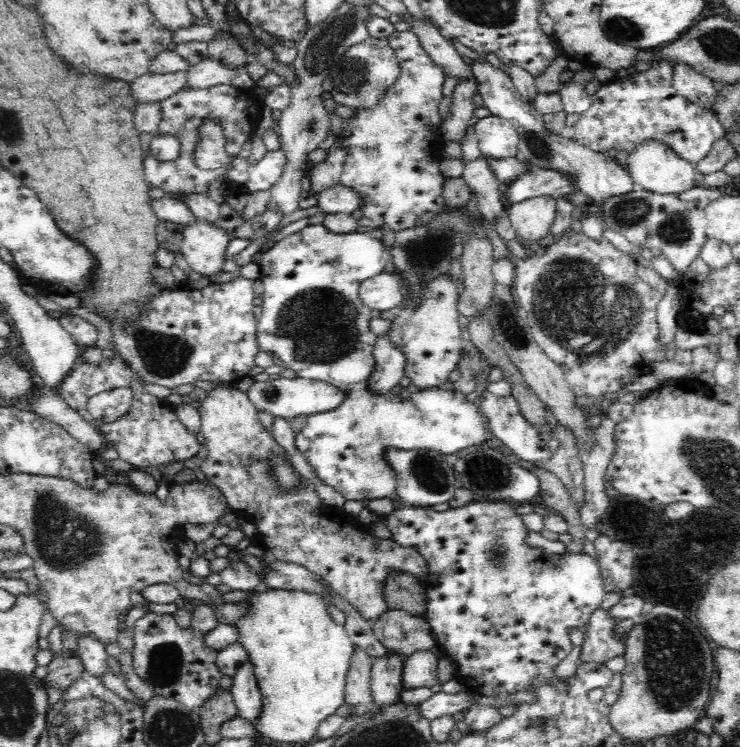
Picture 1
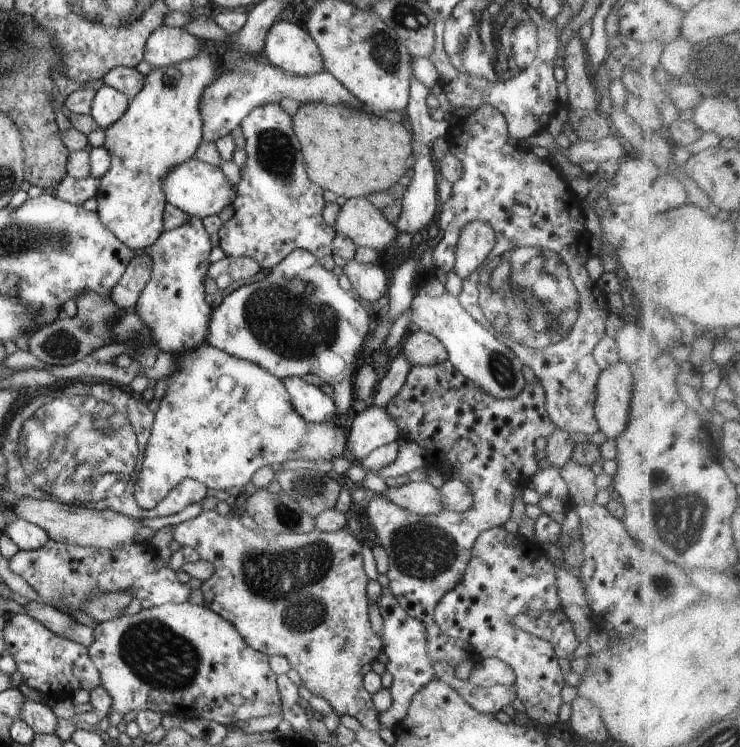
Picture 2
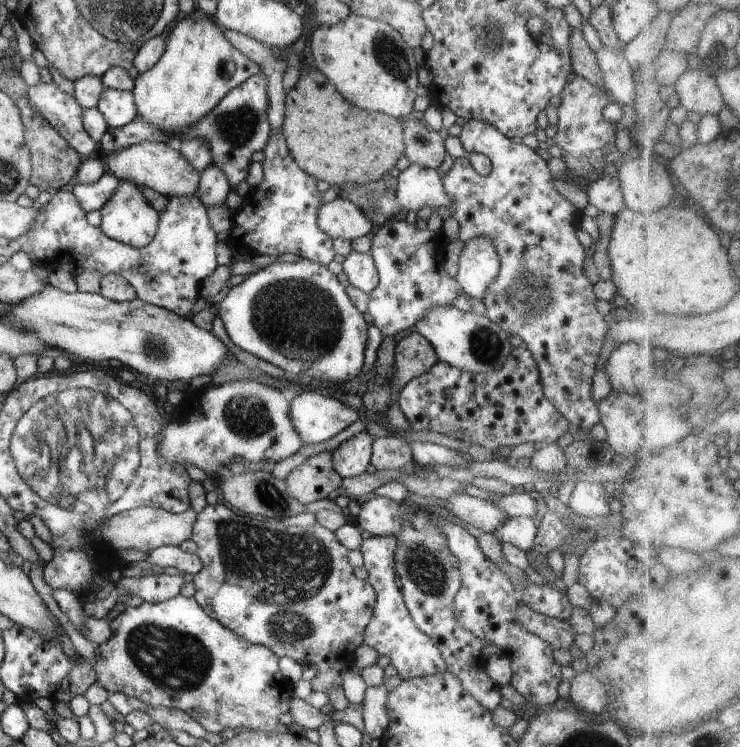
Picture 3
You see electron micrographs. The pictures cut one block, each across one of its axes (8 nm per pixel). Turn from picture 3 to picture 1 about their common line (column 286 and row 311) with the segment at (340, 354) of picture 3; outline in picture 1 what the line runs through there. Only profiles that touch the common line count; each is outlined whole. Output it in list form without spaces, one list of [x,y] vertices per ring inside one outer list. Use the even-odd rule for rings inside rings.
[[[324,223],[317,225],[306,225],[304,228],[296,233],[292,233],[282,240],[278,240],[272,247],[262,252],[262,259],[260,260],[260,279],[264,284],[264,293],[261,296],[263,299],[263,312],[262,316],[258,318],[258,328],[256,328],[256,339],[258,339],[258,349],[262,352],[276,354],[285,368],[290,368],[296,372],[296,376],[300,378],[322,381],[324,383],[332,384],[341,388],[341,392],[346,394],[346,399],[336,408],[329,412],[320,414],[314,414],[307,416],[307,423],[295,433],[295,445],[298,450],[301,451],[302,456],[309,460],[310,466],[313,466],[316,478],[319,478],[331,486],[334,490],[337,490],[340,494],[343,494],[345,500],[362,500],[370,501],[374,498],[390,498],[394,501],[398,499],[398,493],[396,493],[397,480],[393,468],[383,458],[383,452],[390,447],[394,449],[428,449],[441,455],[454,454],[463,448],[468,448],[474,444],[482,444],[486,438],[486,428],[484,427],[484,419],[480,415],[479,406],[475,402],[468,402],[463,393],[453,390],[442,390],[442,388],[430,388],[420,390],[420,388],[411,388],[411,395],[409,400],[403,400],[396,394],[388,394],[388,396],[375,396],[368,388],[368,382],[370,382],[370,376],[375,369],[375,358],[373,355],[374,346],[376,346],[377,336],[370,331],[370,316],[372,310],[363,304],[363,301],[359,296],[359,289],[362,282],[365,282],[367,278],[377,276],[386,270],[390,270],[392,261],[391,247],[388,247],[380,239],[373,238],[367,230],[360,229],[350,234],[334,234],[326,229]]]

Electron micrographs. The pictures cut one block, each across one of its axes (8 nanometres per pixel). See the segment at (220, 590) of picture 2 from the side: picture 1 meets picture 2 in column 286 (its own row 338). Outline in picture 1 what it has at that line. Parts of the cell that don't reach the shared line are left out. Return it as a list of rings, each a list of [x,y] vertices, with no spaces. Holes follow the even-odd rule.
[[[569,230],[542,256],[528,256],[515,264],[513,295],[519,307],[528,313],[529,328],[534,330],[538,347],[564,373],[576,397],[606,398],[620,393],[622,378],[650,371],[650,362],[662,362],[666,349],[659,347],[657,307],[662,296],[638,276],[637,261],[614,247],[604,237],[601,241]]]

